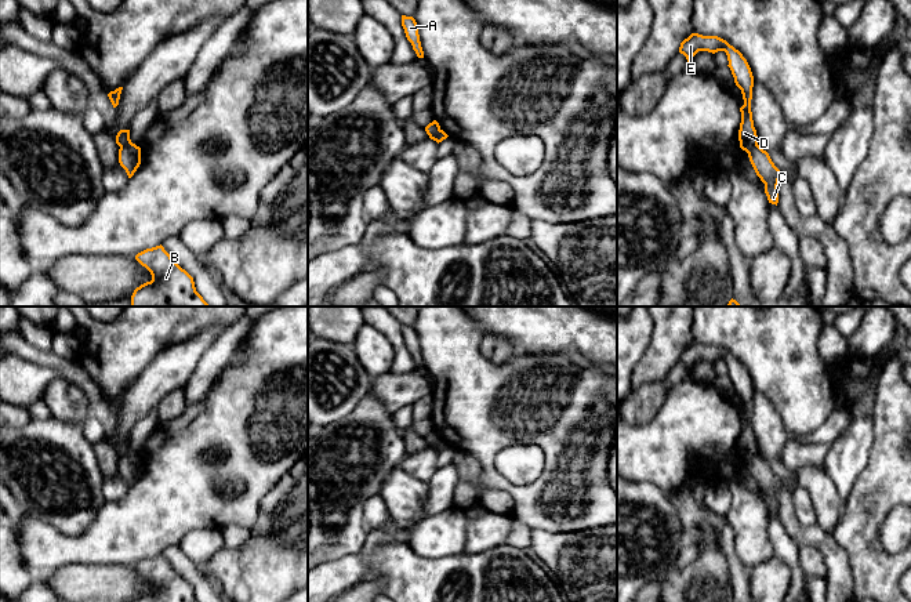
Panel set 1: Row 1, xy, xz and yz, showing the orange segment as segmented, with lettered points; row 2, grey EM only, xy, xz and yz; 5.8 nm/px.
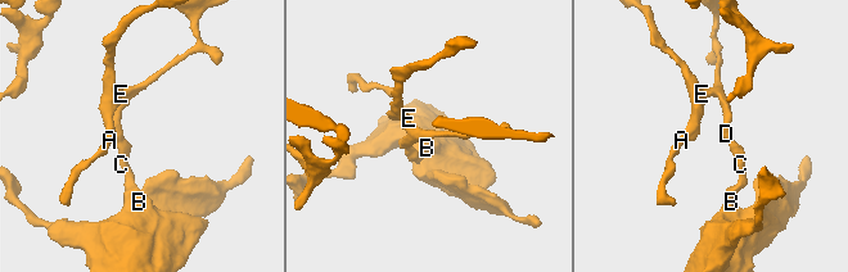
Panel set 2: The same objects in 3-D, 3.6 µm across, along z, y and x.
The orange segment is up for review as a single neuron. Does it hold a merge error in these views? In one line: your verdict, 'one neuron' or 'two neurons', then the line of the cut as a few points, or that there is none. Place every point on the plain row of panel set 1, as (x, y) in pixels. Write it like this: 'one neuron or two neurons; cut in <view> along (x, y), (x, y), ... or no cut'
two neurons; cut in xy along (131, 452), (120, 457)

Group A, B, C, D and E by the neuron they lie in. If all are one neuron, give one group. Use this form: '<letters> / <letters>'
A D E / B C

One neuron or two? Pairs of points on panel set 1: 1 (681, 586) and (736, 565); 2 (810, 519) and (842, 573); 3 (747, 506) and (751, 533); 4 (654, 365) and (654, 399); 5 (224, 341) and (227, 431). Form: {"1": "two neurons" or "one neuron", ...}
{"1": "two neurons", "2": "two neurons", "3": "one neuron", "4": "two neurons", "5": "two neurons"}

